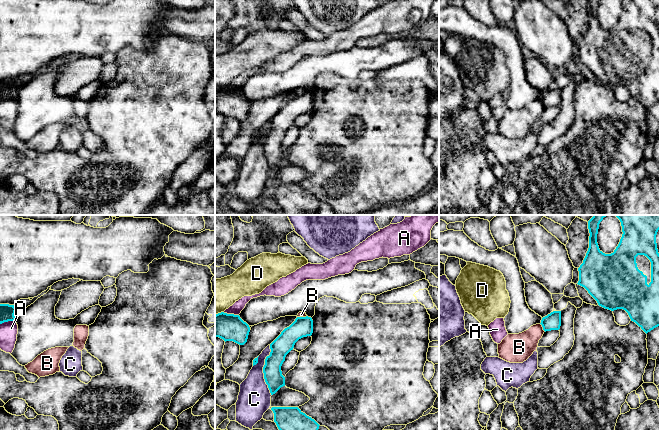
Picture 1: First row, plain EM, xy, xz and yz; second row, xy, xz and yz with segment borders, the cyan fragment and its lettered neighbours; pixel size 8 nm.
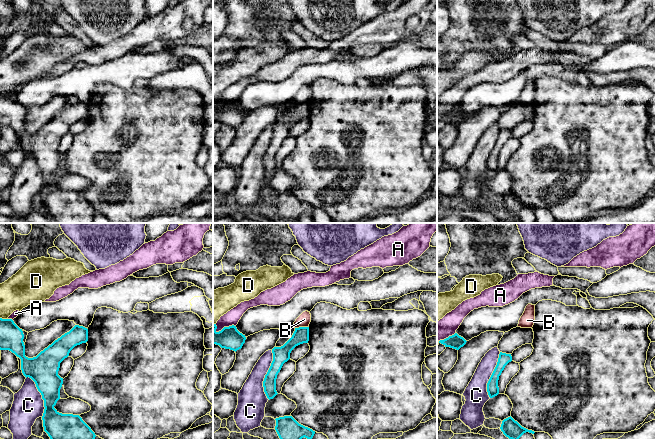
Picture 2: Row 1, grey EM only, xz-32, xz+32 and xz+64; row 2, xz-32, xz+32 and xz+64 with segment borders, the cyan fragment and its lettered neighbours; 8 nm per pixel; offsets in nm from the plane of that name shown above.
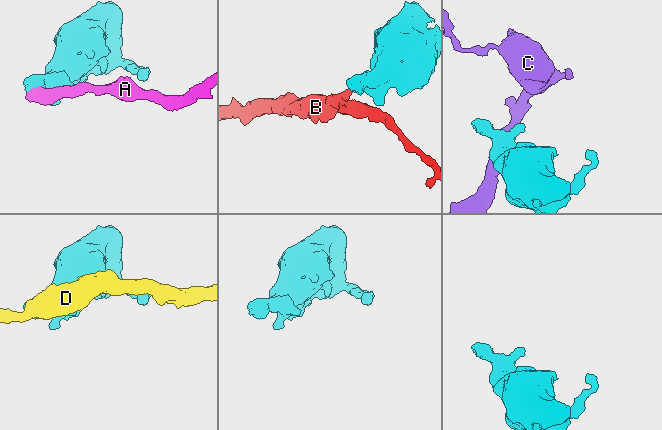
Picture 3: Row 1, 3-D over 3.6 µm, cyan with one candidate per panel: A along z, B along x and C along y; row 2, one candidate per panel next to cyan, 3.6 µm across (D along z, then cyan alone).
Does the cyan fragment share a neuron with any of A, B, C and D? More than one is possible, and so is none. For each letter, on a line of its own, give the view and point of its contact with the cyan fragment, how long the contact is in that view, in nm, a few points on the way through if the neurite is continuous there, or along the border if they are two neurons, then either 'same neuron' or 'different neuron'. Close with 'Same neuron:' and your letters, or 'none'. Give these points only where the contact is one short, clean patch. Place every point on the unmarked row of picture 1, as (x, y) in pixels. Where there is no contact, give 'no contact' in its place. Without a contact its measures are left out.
A: contact xy (7, 97); length 130 nm; border xy (14, 95), (0, 100); different neuron
B: contact yz (542, 102); length 80 nm; border yz (540, 99), (545, 107); different neuron
C: contact xz (263, 146); length 400 nm; different neuron
D: contact xy (14, 89); length 70 nm; border xy (16, 85), (14, 93); different neuron
Same neuron: none

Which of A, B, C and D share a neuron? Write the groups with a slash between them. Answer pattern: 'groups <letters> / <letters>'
groups A / B / C / D

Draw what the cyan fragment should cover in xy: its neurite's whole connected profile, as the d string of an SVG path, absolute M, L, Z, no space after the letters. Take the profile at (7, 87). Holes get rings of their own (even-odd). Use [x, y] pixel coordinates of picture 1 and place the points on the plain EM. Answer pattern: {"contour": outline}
{"contour": "M0 80L0 100L15 96L16 84L14 81Z"}

